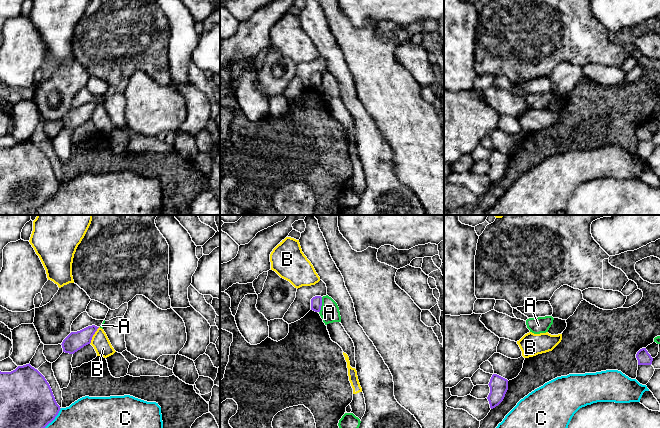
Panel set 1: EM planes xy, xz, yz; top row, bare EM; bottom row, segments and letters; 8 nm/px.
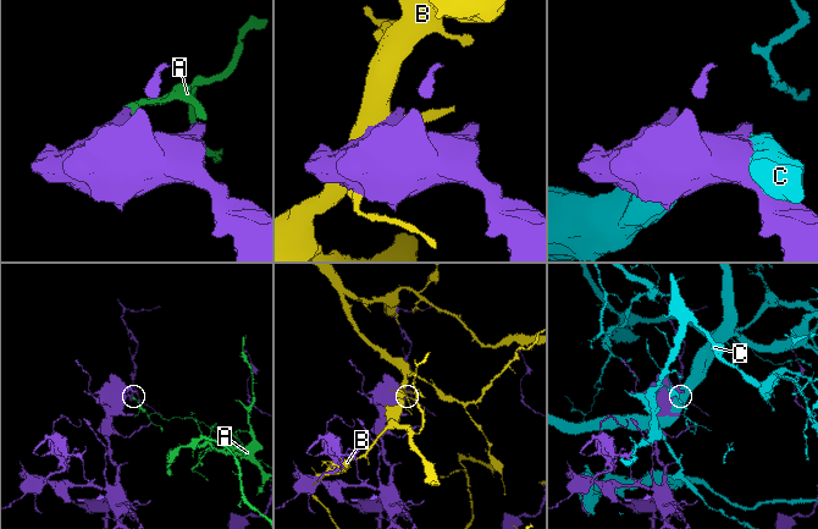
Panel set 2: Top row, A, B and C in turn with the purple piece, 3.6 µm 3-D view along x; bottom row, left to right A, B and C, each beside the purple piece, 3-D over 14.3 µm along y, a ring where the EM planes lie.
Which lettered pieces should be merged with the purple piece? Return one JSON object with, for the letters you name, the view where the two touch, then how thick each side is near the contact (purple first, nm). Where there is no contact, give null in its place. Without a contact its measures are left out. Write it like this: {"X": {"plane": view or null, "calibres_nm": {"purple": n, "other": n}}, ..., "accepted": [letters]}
{"accepted": []}

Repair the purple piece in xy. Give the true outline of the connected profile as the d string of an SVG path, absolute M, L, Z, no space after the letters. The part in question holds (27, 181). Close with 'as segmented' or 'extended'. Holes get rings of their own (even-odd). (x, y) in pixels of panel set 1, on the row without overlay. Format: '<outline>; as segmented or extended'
M29 140L11 148L0 147L0 215L36 215L37 210L51 199L60 187L45 153Z; as segmented

